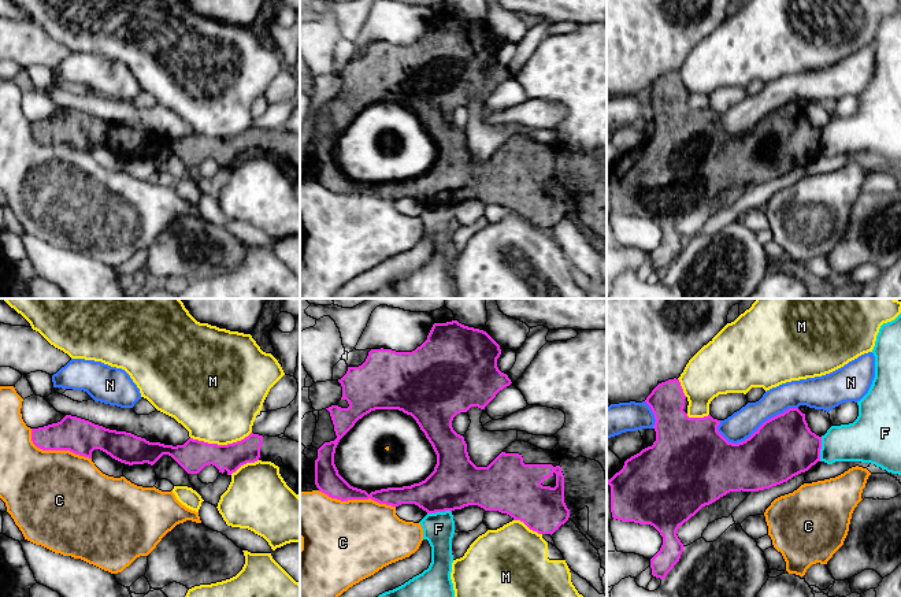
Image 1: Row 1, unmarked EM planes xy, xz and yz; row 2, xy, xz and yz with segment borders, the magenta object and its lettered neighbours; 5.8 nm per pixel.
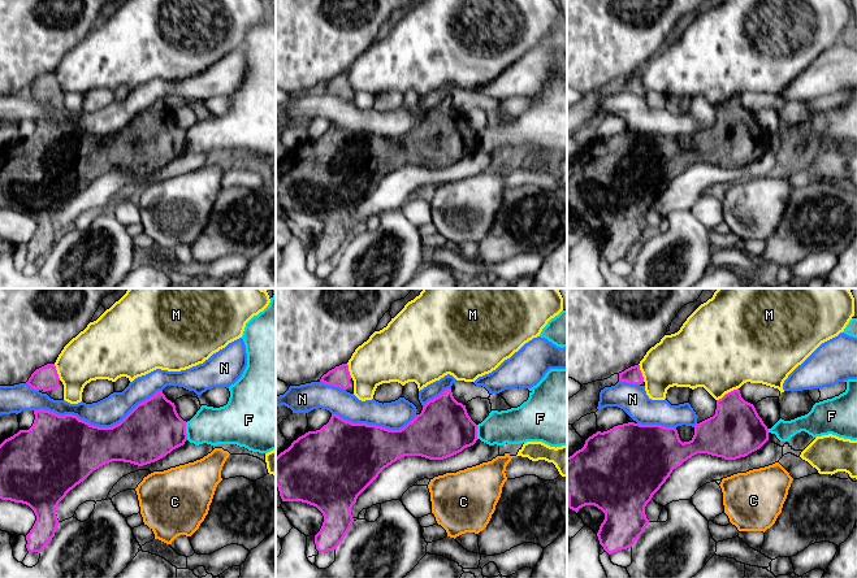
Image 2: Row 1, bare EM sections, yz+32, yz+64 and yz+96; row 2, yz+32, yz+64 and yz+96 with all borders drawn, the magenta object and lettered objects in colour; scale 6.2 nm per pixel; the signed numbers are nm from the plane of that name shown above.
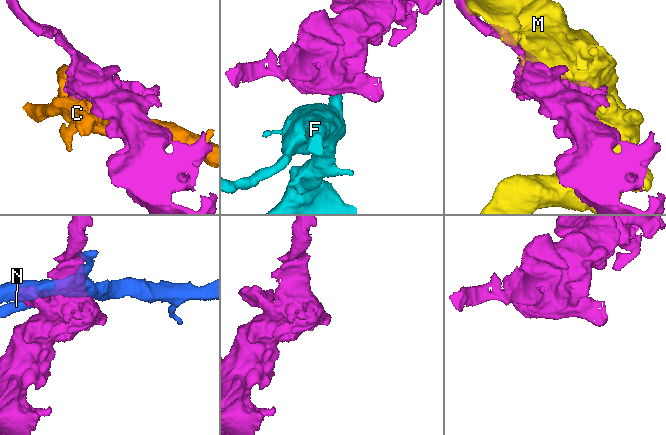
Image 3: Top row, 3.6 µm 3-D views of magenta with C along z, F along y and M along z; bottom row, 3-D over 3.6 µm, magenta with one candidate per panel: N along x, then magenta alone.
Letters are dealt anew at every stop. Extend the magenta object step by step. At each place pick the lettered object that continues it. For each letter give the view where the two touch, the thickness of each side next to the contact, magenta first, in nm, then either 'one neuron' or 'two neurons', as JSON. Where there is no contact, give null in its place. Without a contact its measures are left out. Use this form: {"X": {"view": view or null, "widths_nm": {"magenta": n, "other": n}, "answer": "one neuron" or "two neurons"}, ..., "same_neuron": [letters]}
{"C": {"view": "xz", "widths_nm": {"magenta": 150, "other": 460}, "answer": "two neurons"}, "F": {"view": "xz", "widths_nm": {"magenta": 300, "other": 190}, "answer": "two neurons"}, "M": {"view": "xy", "widths_nm": {"magenta": 180, "other": 480}, "answer": "two neurons"}, "N": {"view": "yz", "widths_nm": {"magenta": 360, "other": 170}, "answer": "two neurons"}, "same_neuron": []}

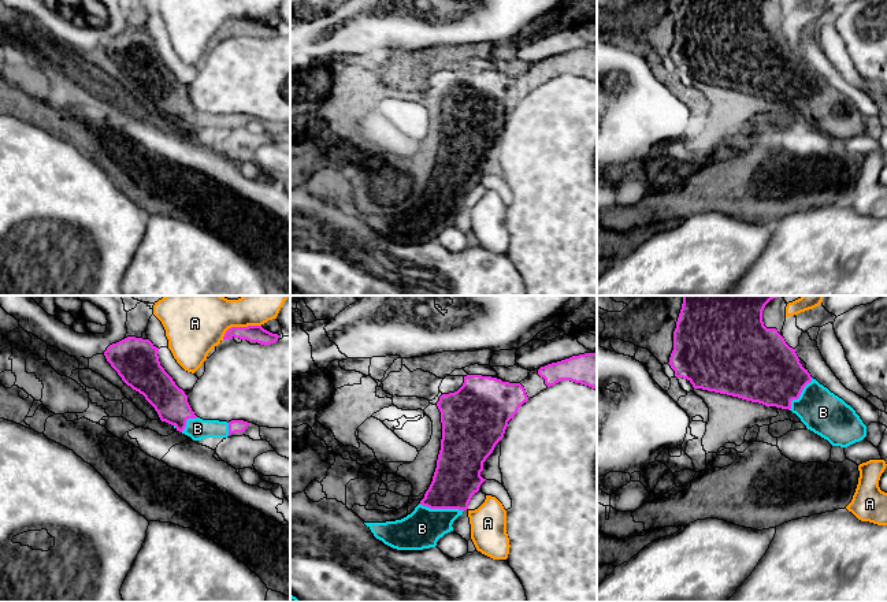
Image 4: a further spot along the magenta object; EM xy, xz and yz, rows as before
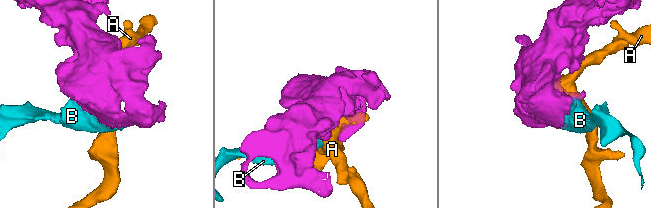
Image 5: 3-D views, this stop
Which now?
{"A": {"view": "xy", "widths_nm": {"magenta": 100, "other": 360}, "answer": "two neurons"}, "B": {"view": "xz", "widths_nm": {"magenta": 280, "other": 220}, "answer": "one neuron"}, "same_neuron": ["B"]}

